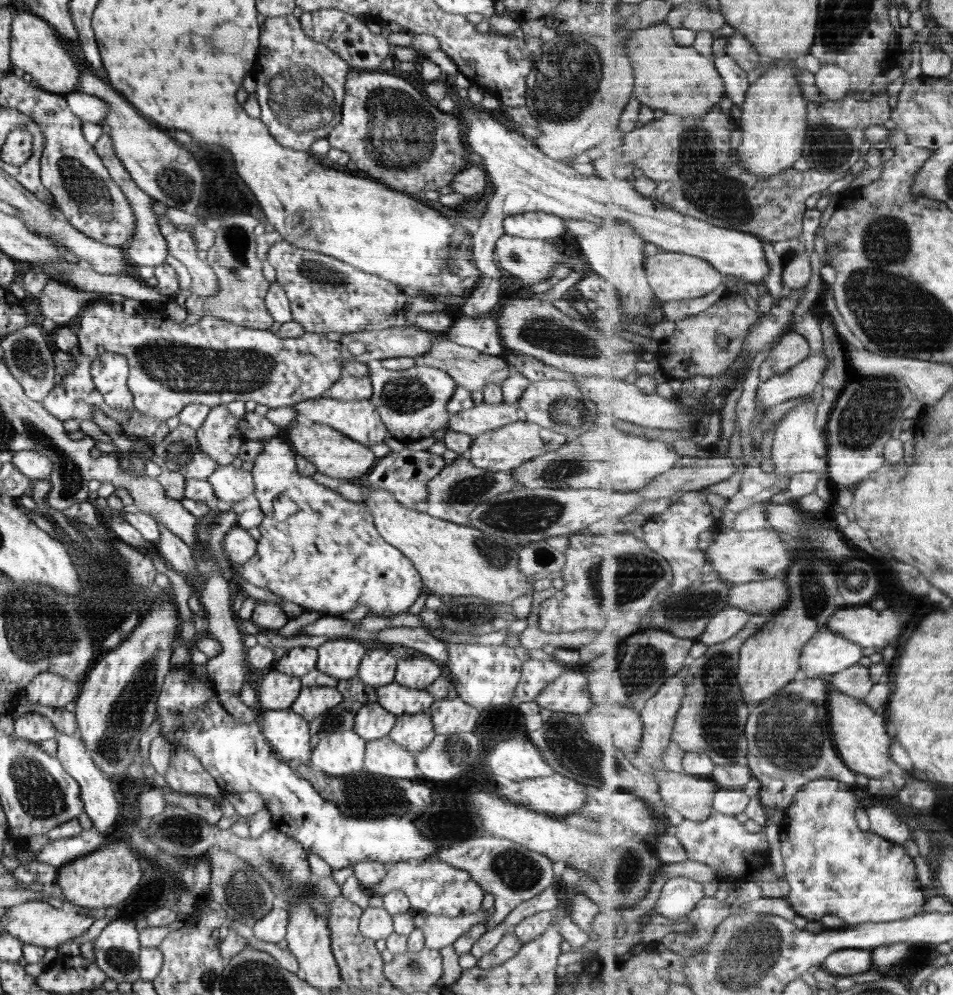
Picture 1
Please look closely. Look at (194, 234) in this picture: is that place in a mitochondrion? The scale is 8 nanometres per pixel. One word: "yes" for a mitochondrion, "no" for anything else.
no

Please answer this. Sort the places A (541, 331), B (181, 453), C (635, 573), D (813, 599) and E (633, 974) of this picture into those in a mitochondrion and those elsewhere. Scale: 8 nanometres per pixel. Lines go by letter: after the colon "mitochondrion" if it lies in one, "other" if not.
A: mitochondrion
B: mitochondrion
C: mitochondrion
D: mitochondrion
E: other

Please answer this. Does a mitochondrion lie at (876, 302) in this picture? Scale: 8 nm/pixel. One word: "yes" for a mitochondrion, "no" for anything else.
yes

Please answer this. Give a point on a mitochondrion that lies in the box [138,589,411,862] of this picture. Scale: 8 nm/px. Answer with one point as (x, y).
(179, 830)

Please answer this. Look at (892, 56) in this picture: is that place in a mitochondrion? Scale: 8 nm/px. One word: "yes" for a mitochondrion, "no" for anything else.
no

